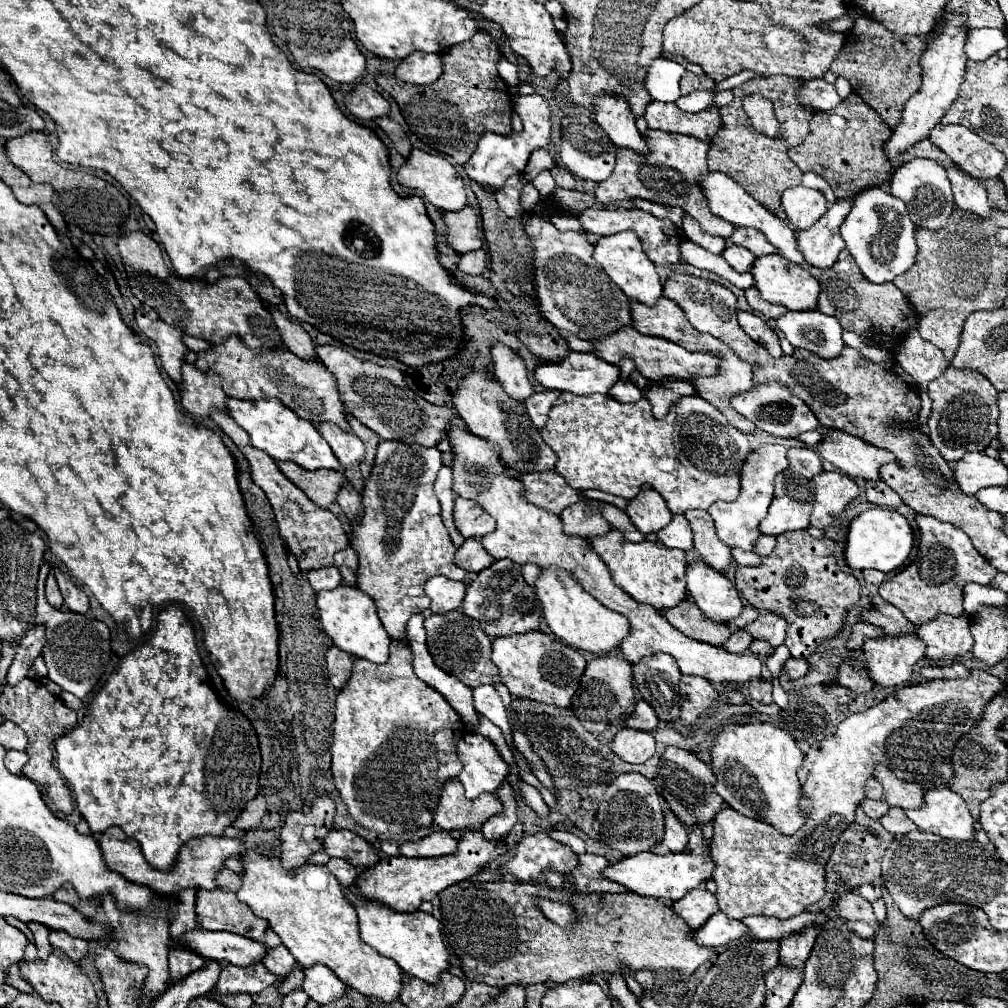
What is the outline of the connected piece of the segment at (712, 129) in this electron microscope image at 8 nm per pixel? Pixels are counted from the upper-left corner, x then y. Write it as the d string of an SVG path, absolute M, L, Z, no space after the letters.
M652 101L646 109L646 121L650 129L660 129L666 133L684 133L696 135L696 139L710 143L716 131L722 127L720 109L716 105L700 113L686 113L678 109L676 103Z

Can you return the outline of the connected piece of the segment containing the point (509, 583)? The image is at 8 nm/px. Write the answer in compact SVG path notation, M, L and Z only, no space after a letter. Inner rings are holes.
M508 559L494 561L488 569L480 571L476 575L476 579L466 589L462 609L470 619L474 619L482 627L482 631L490 639L540 629L542 607L540 607L540 601L538 601L538 597L534 593L534 587L530 587L524 581L520 565L516 565L516 563L508 561ZM524 617L526 617L526 621L524 621Z

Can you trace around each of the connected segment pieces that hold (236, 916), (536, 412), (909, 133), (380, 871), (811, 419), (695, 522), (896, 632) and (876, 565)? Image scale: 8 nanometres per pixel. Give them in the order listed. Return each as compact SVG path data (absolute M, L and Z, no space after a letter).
M224 869L218 875L218 883L220 885L214 891L198 889L198 893L196 893L196 913L200 915L198 923L202 925L202 929L208 929L208 931L232 931L232 933L250 937L254 941L264 941L264 935L266 935L266 929L268 929L268 921L256 917L250 911L248 905L244 905L244 903L240 903L236 899L236 891L240 889L240 875Z
M542 391L542 393L534 393L526 399L526 411L536 429L542 429L546 425L548 411L556 403L558 397L560 397L560 391Z
M944 15L942 19L946 21L946 25L942 27L940 37L934 41L928 41L928 47L920 57L922 75L924 75L922 87L916 95L912 95L908 99L908 103L904 105L900 123L892 131L892 137L884 143L884 153L886 153L892 169L896 169L898 159L904 151L908 151L920 139L926 139L930 135L932 127L936 127L940 123L940 119L944 117L948 107L958 97L958 89L960 89L960 83L964 79L964 69L966 69L966 61L968 61L968 57L964 53L964 39L966 39L964 25L966 23L964 23L962 15Z
M466 831L464 837L458 841L458 851L454 855L430 857L430 859L410 859L402 855L384 857L376 867L364 869L358 875L356 887L358 887L358 893L368 901L378 901L398 913L414 913L424 901L430 901L442 889L472 877L482 867L486 867L490 859L498 857L500 853L504 853L502 843L484 839L480 831Z
M756 385L750 391L732 397L732 407L742 413L744 417L748 417L756 427L760 427L762 431L774 435L774 437L798 437L804 431L812 431L818 429L818 419L812 413L812 409L798 399L796 395L784 391L784 387L780 385Z
M690 509L684 513L684 517L690 521L690 527L694 531L694 547L704 559L704 563L714 567L716 571L726 573L726 569L730 569L734 559L732 559L730 547L718 539L708 511Z
M882 605L882 607L872 607L870 611L864 611L862 613L864 621L872 623L872 625L878 625L886 631L886 635L892 635L892 637L902 637L902 635L910 635L910 633L916 633L916 625L910 623L900 609L896 609L894 605Z
M874 507L864 511L850 523L846 541L846 563L852 569L878 569L890 573L904 565L912 547L914 547L914 531L908 519L900 515L896 509Z

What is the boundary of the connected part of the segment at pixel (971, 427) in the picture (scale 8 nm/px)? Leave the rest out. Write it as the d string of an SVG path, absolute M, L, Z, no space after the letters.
M948 367L942 377L930 381L928 393L932 399L932 411L926 423L926 433L932 445L940 451L940 455L948 463L962 459L964 453L968 451L984 451L990 445L990 441L996 439L998 435L998 427L996 427L998 391L984 375L980 375L978 371L970 371L970 369Z

